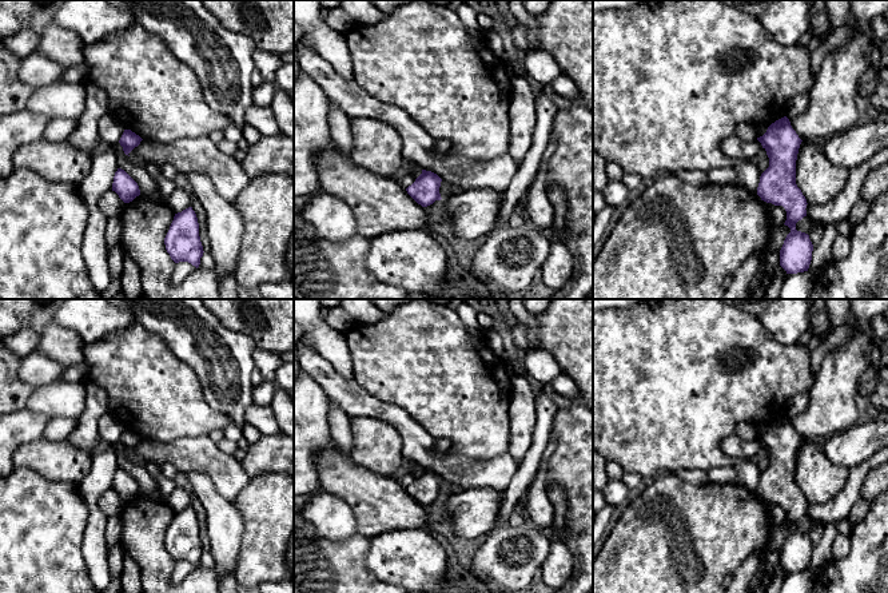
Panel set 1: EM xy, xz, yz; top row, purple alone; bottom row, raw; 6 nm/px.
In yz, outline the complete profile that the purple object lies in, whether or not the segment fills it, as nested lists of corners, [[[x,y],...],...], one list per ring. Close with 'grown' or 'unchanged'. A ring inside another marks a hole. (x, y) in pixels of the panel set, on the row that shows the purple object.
[[[787,116],[772,123],[766,132],[757,138],[757,140],[761,143],[769,158],[769,167],[760,176],[757,195],[766,203],[783,206],[787,211],[787,220],[784,224],[791,228],[791,232],[787,235],[780,250],[780,266],[787,274],[808,271],[812,260],[813,244],[808,234],[796,230],[796,223],[807,216],[805,208],[808,204],[805,196],[796,184],[796,160],[803,140],[792,128]]] | unchanged

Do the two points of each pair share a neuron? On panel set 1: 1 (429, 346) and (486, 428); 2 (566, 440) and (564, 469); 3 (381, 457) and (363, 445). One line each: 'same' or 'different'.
1: same
2: same
3: same

